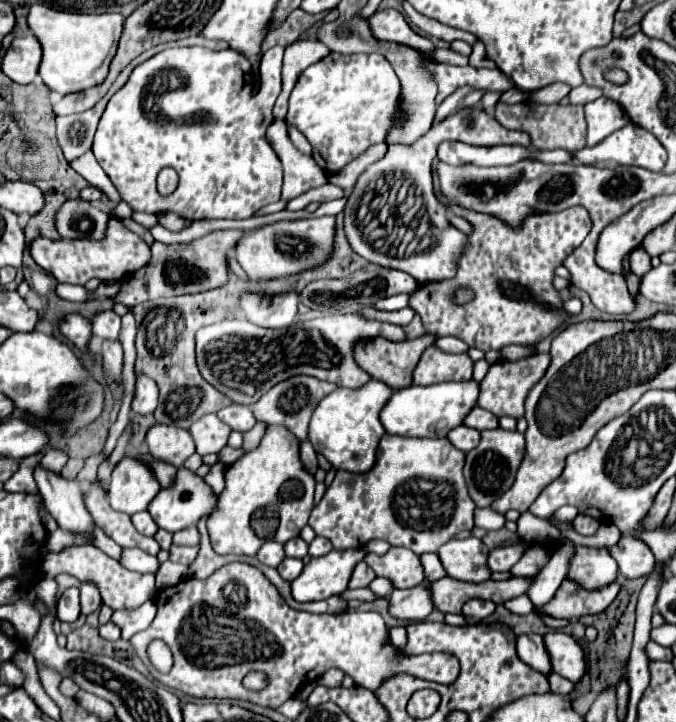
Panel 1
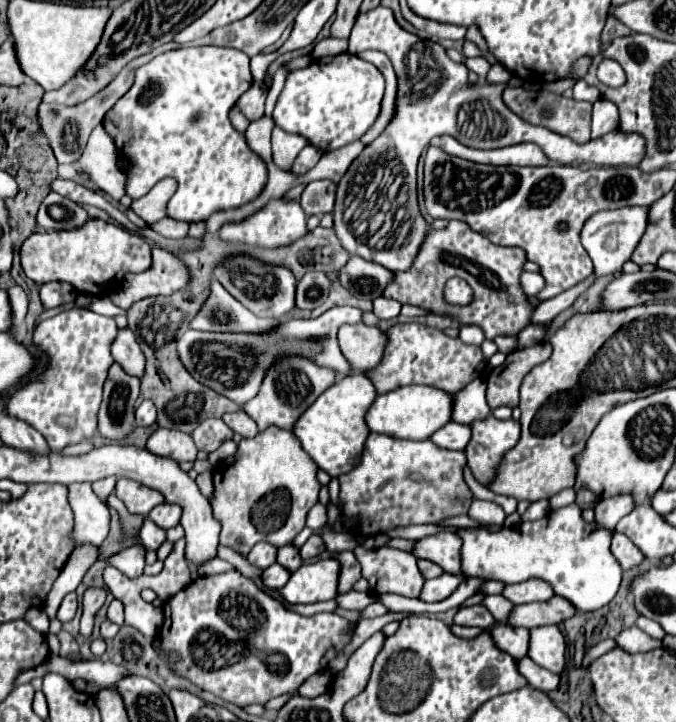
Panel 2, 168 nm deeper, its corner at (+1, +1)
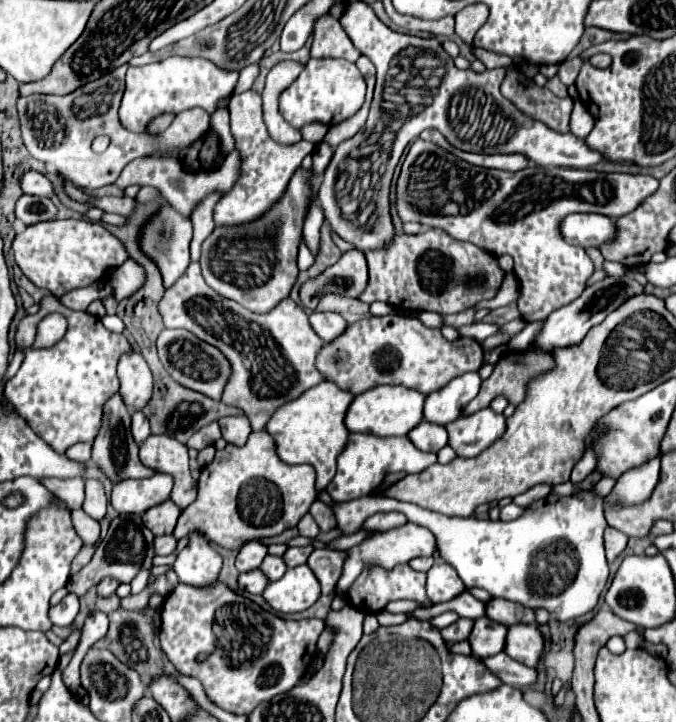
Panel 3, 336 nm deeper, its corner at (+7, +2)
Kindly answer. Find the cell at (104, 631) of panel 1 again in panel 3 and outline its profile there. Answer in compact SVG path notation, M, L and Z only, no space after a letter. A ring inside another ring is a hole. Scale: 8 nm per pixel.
M92 612L82 626L82 638L80 638L74 658L84 658L86 650L92 646L92 642L98 642L107 633L108 628L108 616L104 612Z

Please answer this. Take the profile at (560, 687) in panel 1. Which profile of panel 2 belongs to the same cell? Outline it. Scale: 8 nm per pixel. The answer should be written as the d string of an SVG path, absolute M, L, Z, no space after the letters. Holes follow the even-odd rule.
M524 657L522 661L518 661L518 669L528 679L528 683L534 689L538 689L538 691L548 693L548 691L558 689L558 685L560 685L560 677L558 675L550 673L548 669L540 669L540 665L536 665L534 661L530 661L528 657Z

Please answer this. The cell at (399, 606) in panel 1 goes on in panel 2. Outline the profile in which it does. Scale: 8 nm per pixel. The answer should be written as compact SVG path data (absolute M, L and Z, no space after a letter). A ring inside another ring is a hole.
M442 573L440 577L430 579L430 581L424 583L420 599L428 601L428 603L442 601L442 599L446 599L458 587L458 583L460 583L460 577L454 577L450 573Z

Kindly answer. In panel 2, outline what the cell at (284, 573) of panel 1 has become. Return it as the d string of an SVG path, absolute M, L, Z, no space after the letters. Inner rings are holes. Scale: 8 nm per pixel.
M278 563L270 565L268 569L264 569L264 575L262 575L266 587L270 589L280 589L288 579L290 579L290 571L286 571L284 567L280 567Z

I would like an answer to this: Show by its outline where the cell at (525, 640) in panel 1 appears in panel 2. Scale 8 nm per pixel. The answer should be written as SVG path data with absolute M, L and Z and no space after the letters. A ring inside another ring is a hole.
M498 625L498 627L492 627L490 633L492 633L494 643L502 651L510 653L516 661L528 657L528 637L530 637L528 629L512 627L512 625Z

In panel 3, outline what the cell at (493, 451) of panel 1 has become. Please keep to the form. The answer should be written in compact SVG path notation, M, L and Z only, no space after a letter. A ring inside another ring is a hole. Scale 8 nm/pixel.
M482 408L470 416L462 416L446 424L448 446L462 456L474 458L496 442L506 430L504 414L496 414L492 408Z

